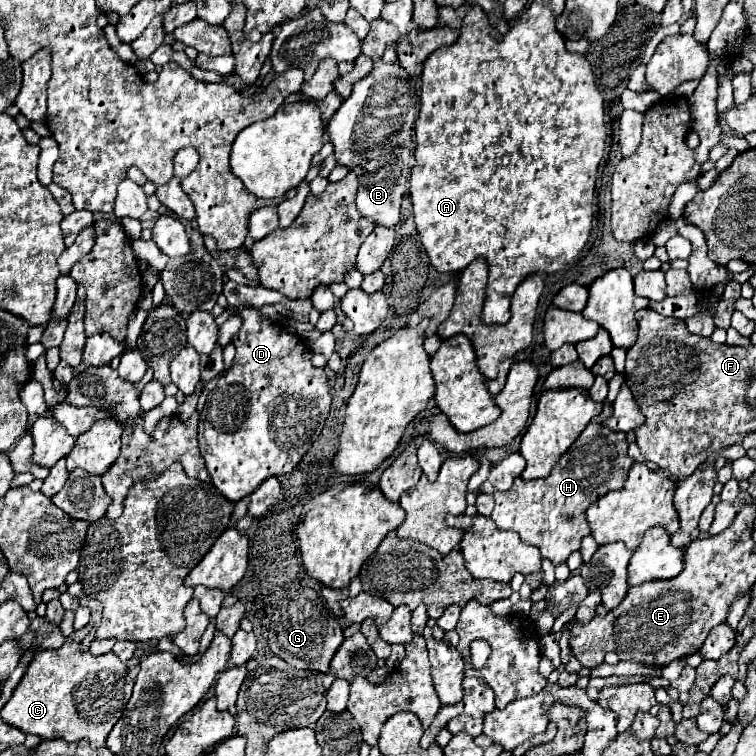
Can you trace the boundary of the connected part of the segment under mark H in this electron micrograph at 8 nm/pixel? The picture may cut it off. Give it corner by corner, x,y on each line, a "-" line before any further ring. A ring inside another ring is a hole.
590,422
570,446
570,452
558,460
546,478
516,478
510,490
496,492
492,520
500,530
518,532
524,544
536,546
542,558
552,560
556,566
566,562
566,558
580,548
582,538
590,534
586,522
588,506
606,492
622,488
632,464
634,460
628,456
626,434
610,432
604,424

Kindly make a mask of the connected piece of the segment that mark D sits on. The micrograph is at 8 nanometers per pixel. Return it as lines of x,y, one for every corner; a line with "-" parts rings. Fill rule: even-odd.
250,306
238,308
238,314
242,316
242,328
232,338
236,358
228,374
224,374
216,388
208,394
198,424
198,446
212,484
234,502
252,494
262,480
290,474
312,446
314,436
318,438
322,432
330,410
328,378
322,368
312,366
310,348
302,342
302,338
290,334
282,324
262,320

